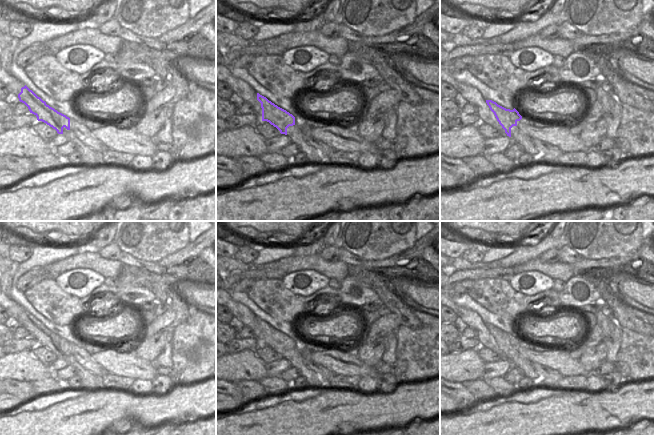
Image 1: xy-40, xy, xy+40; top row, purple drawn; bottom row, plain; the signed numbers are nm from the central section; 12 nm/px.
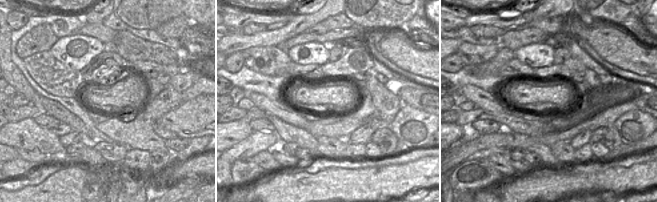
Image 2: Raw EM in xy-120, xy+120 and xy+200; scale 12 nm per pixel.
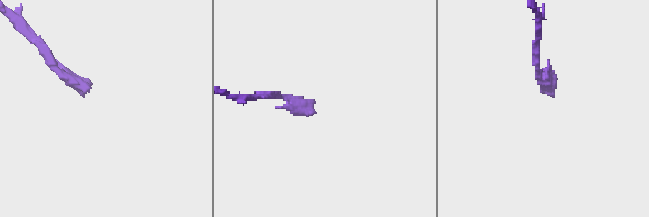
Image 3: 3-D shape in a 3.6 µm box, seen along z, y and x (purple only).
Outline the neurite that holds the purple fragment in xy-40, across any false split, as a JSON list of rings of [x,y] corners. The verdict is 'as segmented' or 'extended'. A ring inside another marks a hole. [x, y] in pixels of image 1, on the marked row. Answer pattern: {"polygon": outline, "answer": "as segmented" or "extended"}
{"polygon": [[[26,85],[21,88],[18,98],[20,102],[28,107],[30,113],[37,117],[38,121],[46,123],[55,129],[58,134],[63,134],[63,128],[65,127],[67,130],[71,130],[79,140],[95,152],[100,153],[107,149],[104,143],[96,139],[92,135],[91,130],[84,124],[84,117],[81,121],[70,119],[47,105],[45,101],[38,97]]], "answer": "extended"}

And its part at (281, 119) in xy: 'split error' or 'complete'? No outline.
split error

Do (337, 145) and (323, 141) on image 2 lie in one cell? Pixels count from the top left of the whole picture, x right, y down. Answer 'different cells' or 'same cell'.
same cell

